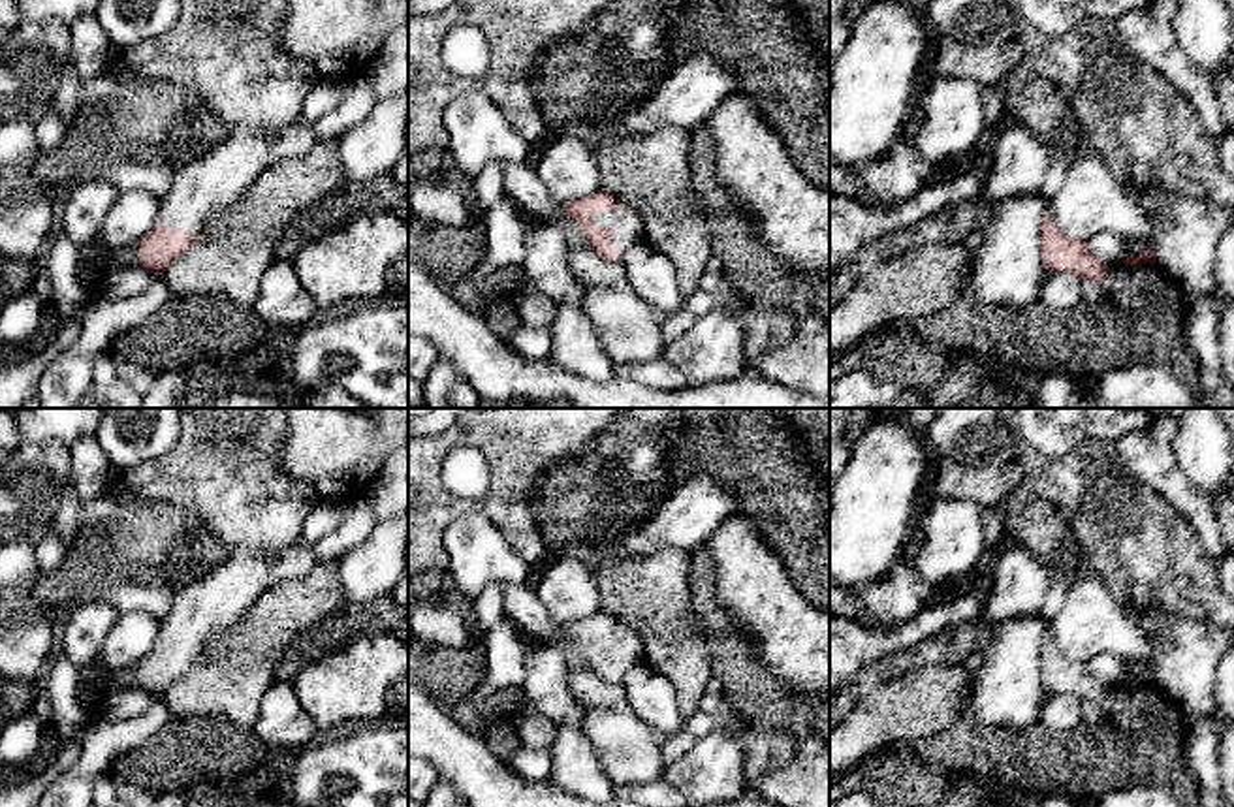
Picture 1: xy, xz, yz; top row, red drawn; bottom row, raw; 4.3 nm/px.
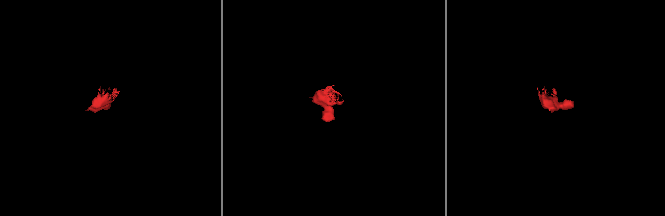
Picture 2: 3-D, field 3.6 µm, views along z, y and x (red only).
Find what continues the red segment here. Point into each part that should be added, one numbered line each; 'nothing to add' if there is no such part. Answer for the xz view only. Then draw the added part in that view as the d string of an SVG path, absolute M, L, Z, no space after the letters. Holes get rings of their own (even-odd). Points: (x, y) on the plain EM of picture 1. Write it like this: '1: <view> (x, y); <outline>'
1: xz (629, 649); M619 626L602 632L593 641L594 649L611 649L617 658L609 664L615 673L643 662L643 645L634 634L625 634Z

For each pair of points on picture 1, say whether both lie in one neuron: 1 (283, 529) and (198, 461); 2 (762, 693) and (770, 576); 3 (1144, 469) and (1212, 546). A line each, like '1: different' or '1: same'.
1: same
2: different
3: same

